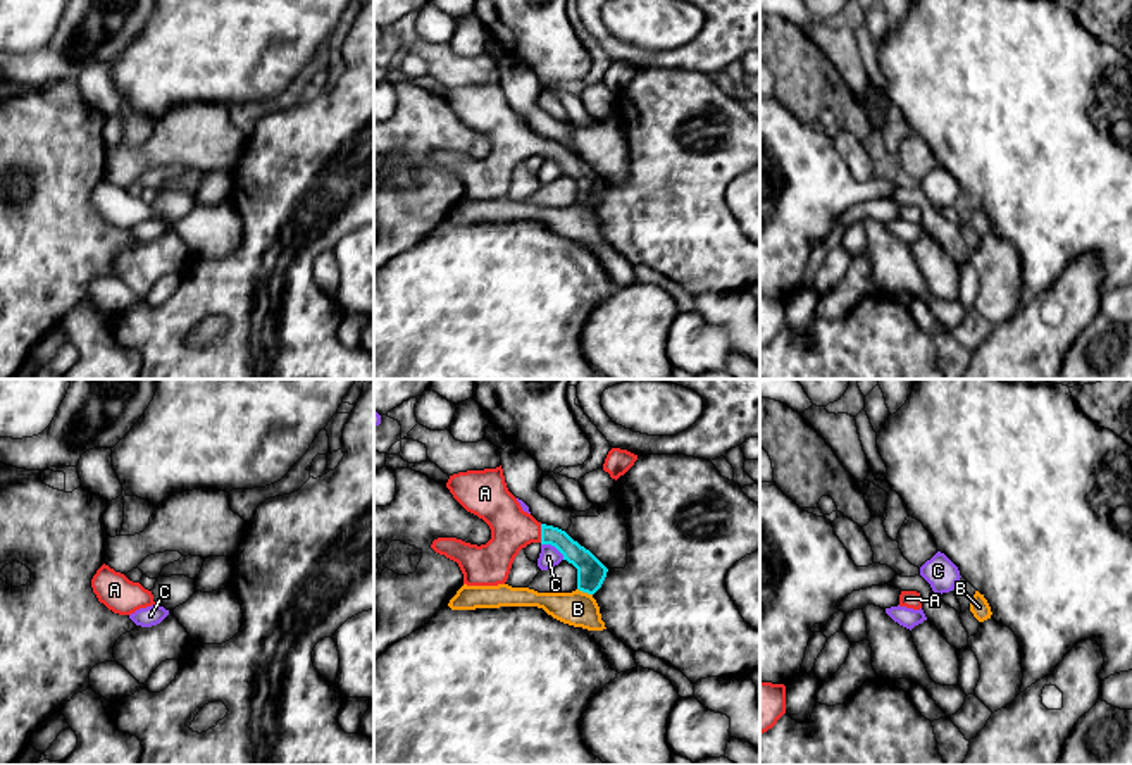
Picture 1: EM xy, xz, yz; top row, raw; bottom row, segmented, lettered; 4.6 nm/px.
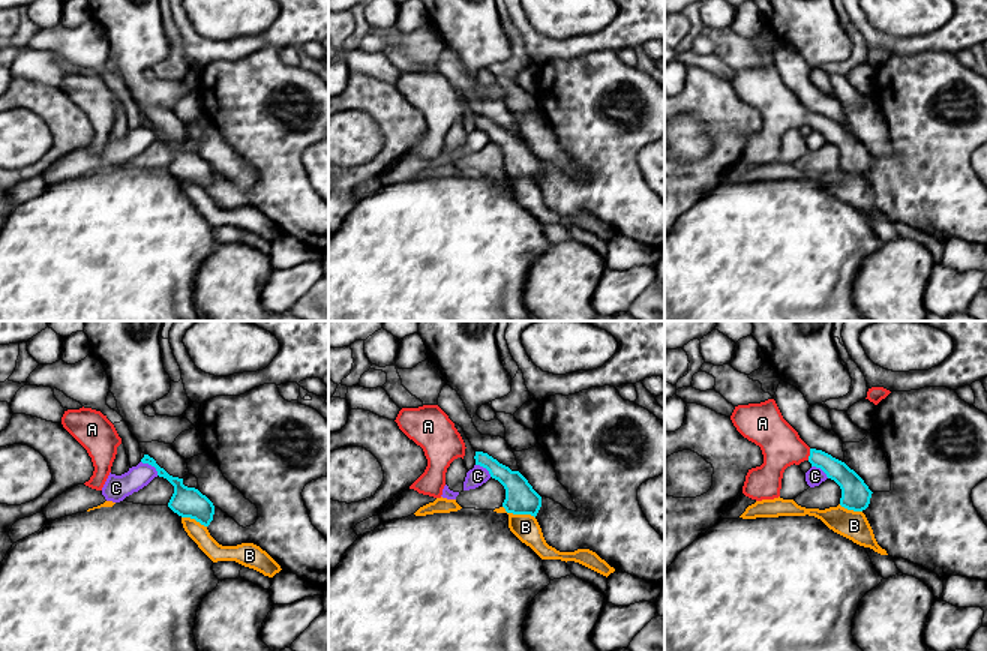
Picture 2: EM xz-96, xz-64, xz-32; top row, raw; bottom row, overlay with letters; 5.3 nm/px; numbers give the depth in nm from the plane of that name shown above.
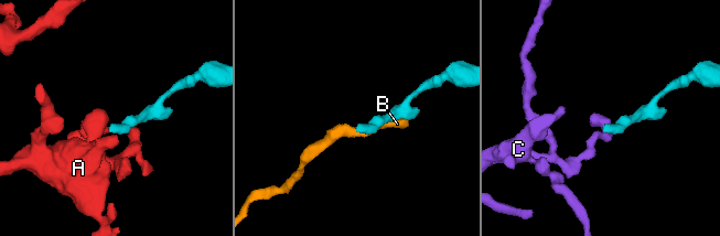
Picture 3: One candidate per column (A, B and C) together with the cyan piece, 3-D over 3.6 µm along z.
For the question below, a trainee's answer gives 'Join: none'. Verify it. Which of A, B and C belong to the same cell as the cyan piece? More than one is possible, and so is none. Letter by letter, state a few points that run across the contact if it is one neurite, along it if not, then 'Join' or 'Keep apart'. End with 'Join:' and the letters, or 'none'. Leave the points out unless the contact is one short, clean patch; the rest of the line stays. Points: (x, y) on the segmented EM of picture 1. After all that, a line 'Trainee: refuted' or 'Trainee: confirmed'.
A: Line: xz (579, 557), (559, 538), (541, 533), (512, 529). Join
B: Keep apart
C: Line: xz (541, 543), (550, 543), (564, 559). Keep apart
Join: A
Trainee: refuted

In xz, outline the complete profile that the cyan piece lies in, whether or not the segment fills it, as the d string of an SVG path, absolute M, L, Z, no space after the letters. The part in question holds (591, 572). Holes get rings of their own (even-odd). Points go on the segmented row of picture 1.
M501 465L450 476L446 488L470 513L491 529L486 544L438 538L431 548L458 563L467 586L505 584L519 551L531 543L551 544L577 569L577 589L594 594L608 569L565 531L538 522L508 491Z

